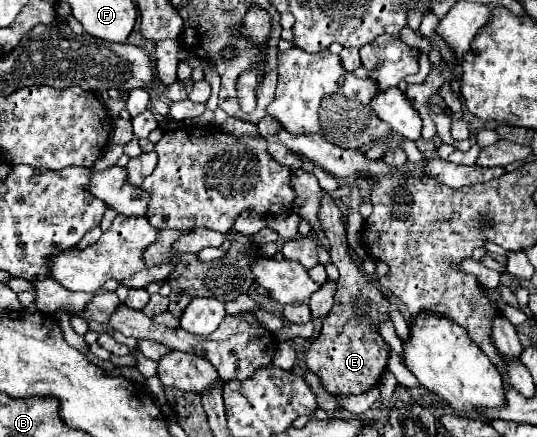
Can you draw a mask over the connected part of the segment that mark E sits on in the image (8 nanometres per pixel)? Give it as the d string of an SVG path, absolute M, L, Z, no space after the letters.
M325 197L321 201L319 219L331 245L331 263L339 269L339 281L333 309L329 311L329 315L325 315L319 337L309 345L307 367L321 379L323 387L331 395L359 395L361 391L369 391L369 387L375 387L387 369L391 347L381 337L381 323L391 319L389 303L383 291L373 281L369 281L369 277L351 257L345 235L343 211L333 203L331 197Z

